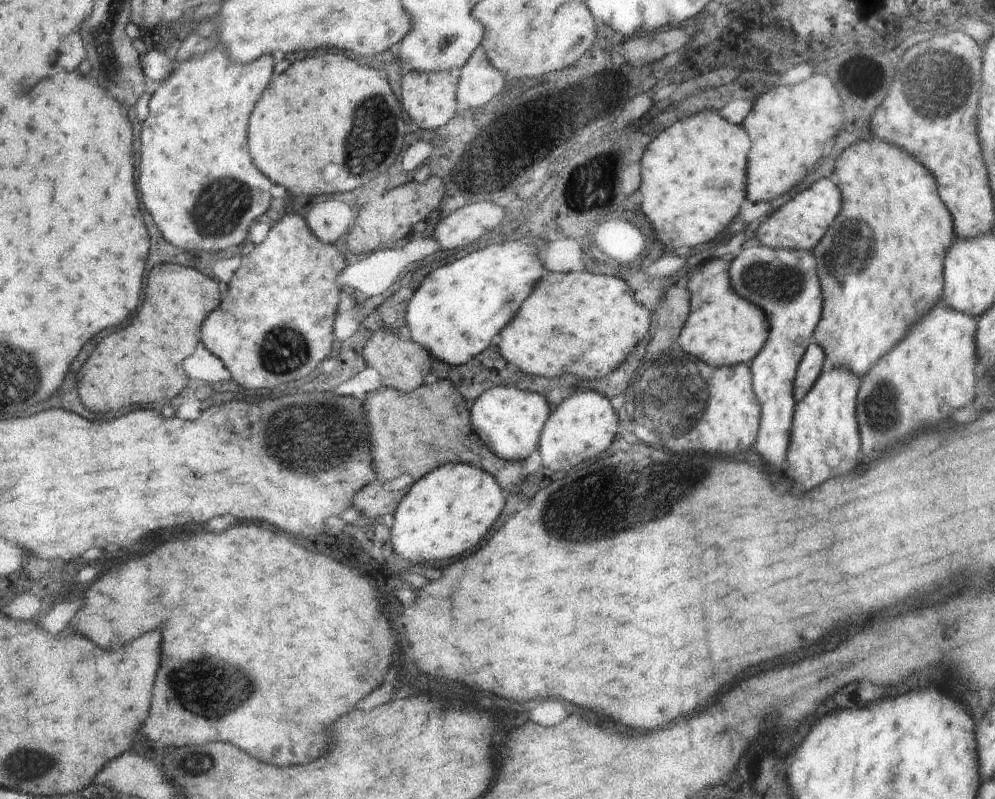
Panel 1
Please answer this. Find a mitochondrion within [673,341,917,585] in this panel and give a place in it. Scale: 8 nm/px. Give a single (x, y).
(880, 405)

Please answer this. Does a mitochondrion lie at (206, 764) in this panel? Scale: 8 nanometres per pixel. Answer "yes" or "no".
yes

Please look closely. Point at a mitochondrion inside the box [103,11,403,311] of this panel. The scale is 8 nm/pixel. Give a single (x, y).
(221, 205)

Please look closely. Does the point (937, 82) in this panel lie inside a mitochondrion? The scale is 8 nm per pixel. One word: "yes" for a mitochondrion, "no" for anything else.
yes

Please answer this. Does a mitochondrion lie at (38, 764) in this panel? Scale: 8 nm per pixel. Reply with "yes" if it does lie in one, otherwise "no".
yes

